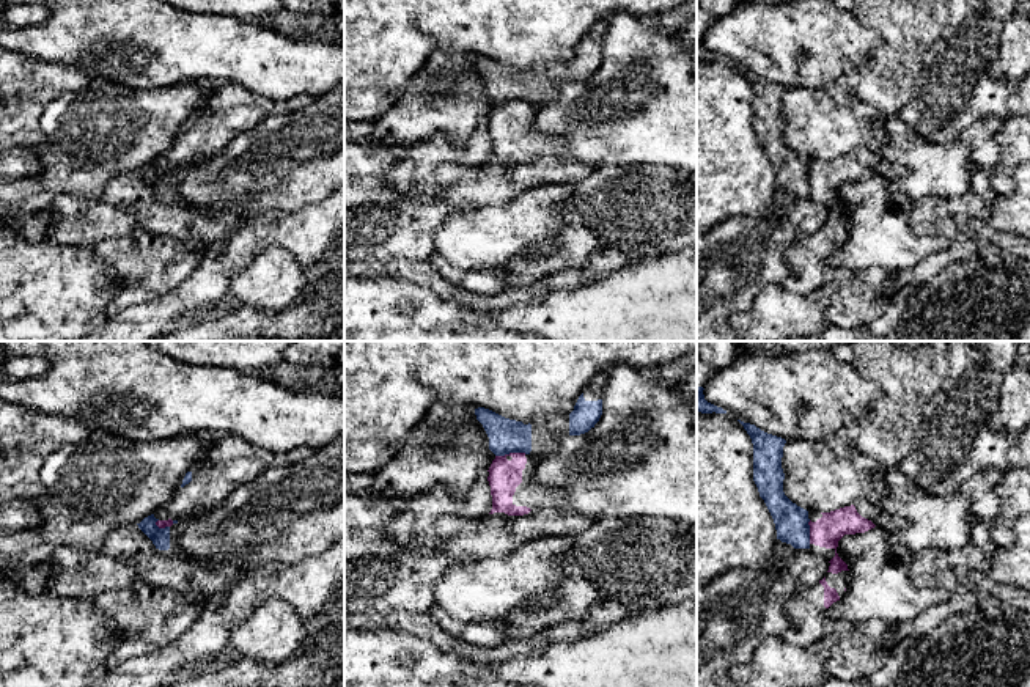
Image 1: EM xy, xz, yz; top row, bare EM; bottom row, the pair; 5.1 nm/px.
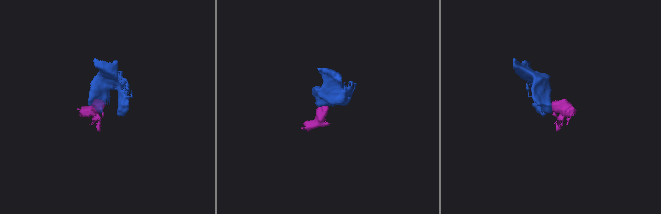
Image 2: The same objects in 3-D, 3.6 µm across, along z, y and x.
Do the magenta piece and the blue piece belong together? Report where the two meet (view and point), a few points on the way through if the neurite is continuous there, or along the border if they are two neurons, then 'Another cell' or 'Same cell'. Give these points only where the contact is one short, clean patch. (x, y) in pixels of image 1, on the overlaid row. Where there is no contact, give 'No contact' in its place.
Touches magenta at xz (510, 453). Boundary: xz (526, 453), (496, 456). Another cell

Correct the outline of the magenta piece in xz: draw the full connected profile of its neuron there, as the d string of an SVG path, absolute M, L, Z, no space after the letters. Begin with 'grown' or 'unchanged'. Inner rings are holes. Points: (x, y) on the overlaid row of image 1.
grown; M525 453L495 456L489 467L489 486L494 512L524 516L535 508L555 508L566 497L560 489L546 489L532 481L539 457Z

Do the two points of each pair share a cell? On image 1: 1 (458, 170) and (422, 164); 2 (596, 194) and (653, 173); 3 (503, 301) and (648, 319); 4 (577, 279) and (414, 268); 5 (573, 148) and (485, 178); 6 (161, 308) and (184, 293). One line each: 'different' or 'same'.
1: same
2: same
3: different
4: same
5: different
6: same

